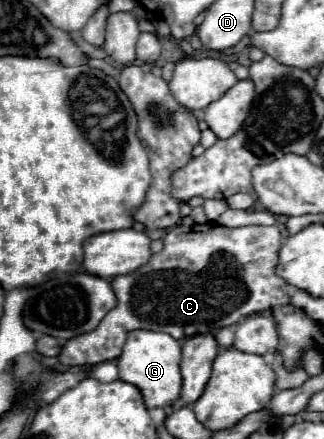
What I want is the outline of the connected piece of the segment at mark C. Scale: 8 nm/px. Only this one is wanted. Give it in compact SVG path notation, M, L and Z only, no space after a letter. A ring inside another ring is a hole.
M205 223L205 225L199 225L199 227L193 227L189 233L179 233L175 235L175 231L169 231L163 239L165 247L155 253L149 263L145 263L141 269L137 269L135 273L129 273L129 275L119 275L111 281L111 287L115 291L115 297L117 297L117 305L101 319L101 325L97 325L93 331L89 333L83 333L83 335L77 335L73 339L69 339L61 353L57 355L57 359L67 365L67 367L75 367L75 365L97 365L97 363L103 363L103 361L113 361L121 355L121 349L123 349L123 343L127 339L127 333L129 331L135 331L135 329L149 329L149 331L163 331L163 333L169 333L173 339L185 339L185 337L191 337L195 333L215 333L223 327L231 327L235 325L239 319L247 317L247 315L253 315L253 313L261 313L261 311L267 311L271 307L277 307L277 305L287 305L289 303L289 295L285 291L287 283L275 273L275 267L277 267L277 253L281 249L281 233L279 233L279 227L277 225L271 225L271 227L259 227L259 225L249 225L249 227L237 227L237 229L229 229L229 227L221 227L217 223Z

